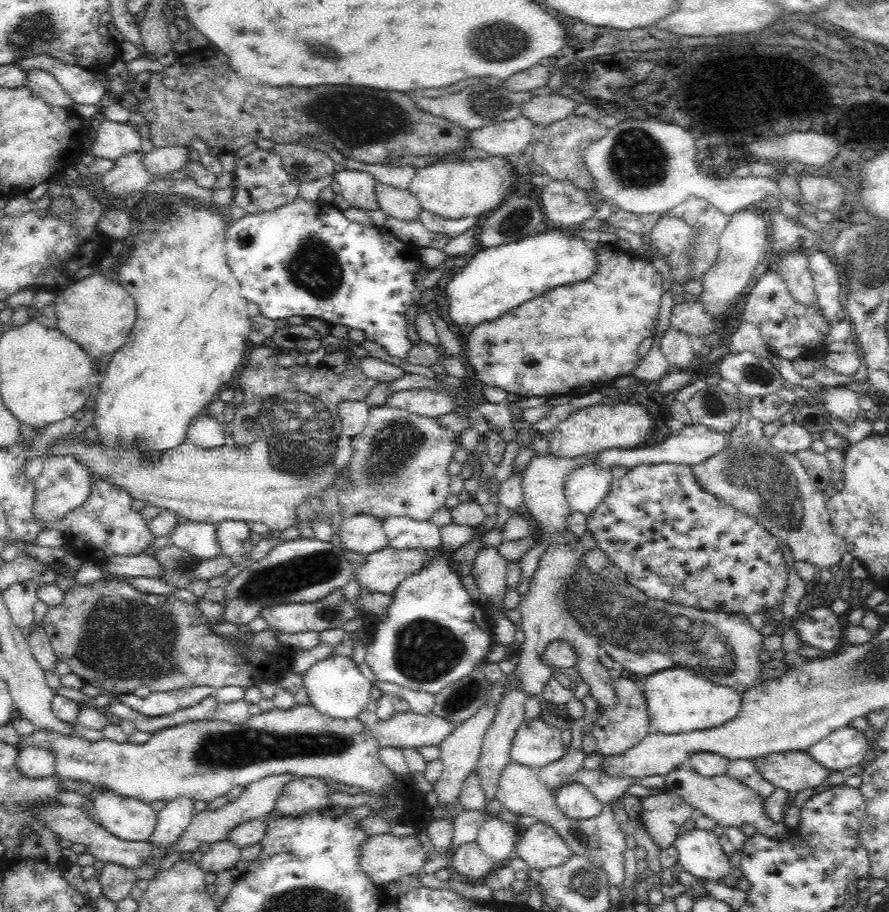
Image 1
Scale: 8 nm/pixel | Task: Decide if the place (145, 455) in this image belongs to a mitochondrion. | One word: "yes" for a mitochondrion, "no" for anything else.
no

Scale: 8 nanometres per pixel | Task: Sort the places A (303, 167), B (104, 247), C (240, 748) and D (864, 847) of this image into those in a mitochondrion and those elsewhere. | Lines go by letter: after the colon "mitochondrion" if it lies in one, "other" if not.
A: mitochondrion
B: other
C: mitochondrion
D: other

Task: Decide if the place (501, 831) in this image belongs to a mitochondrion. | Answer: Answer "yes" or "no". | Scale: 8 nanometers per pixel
no

